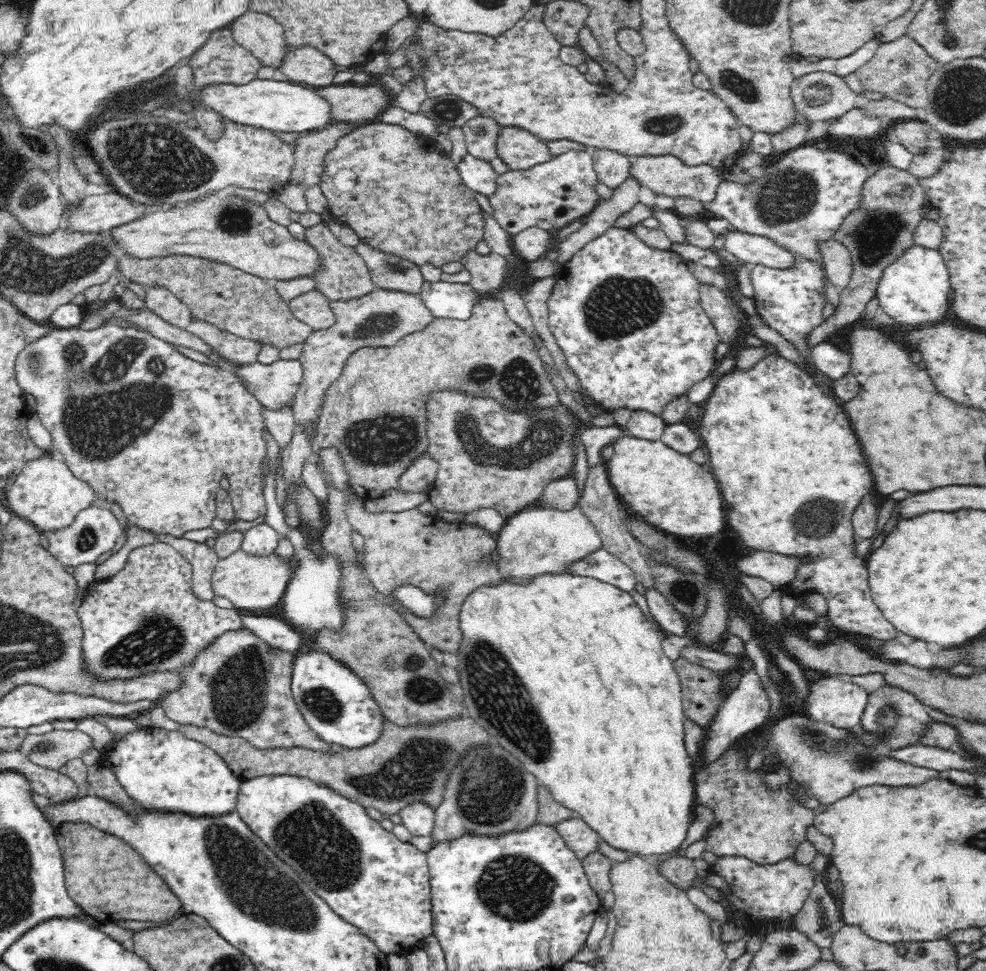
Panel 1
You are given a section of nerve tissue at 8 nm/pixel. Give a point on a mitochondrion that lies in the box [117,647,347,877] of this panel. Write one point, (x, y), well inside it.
(321, 703)

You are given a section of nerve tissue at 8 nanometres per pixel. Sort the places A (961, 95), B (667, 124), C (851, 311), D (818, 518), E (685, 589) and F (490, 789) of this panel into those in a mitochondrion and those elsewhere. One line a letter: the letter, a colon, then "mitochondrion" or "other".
A: mitochondrion
B: mitochondrion
C: other
D: mitochondrion
E: mitochondrion
F: mitochondrion

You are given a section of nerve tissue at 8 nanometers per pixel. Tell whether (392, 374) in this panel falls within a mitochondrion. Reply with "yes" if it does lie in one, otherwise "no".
no

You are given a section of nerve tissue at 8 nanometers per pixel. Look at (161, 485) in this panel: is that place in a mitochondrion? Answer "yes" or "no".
no

